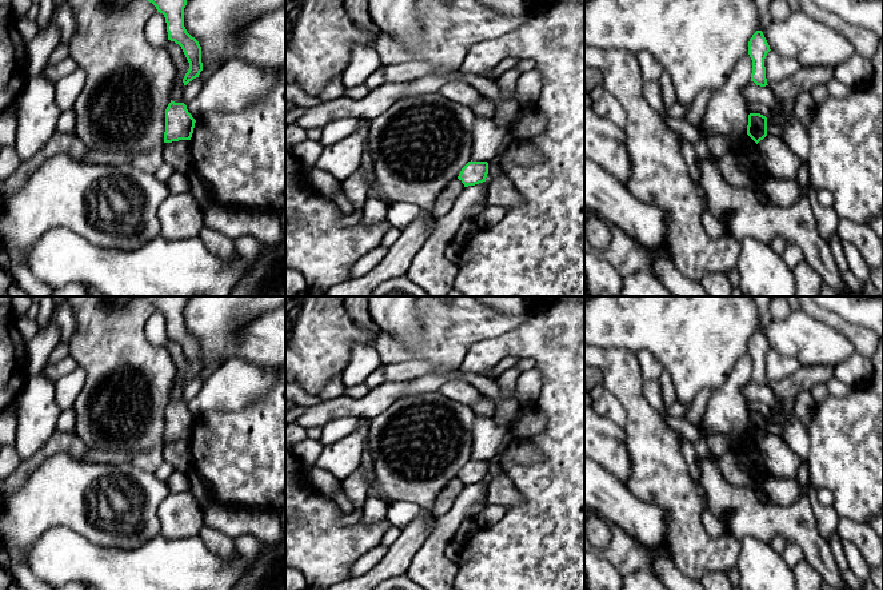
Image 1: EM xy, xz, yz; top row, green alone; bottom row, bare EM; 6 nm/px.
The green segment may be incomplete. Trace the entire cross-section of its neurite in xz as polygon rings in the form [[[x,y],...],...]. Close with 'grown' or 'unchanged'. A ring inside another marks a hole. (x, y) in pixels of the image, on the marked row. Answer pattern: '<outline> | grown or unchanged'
[[[468,162],[460,171],[458,179],[464,184],[464,187],[475,186],[486,182],[488,174],[487,162]]] | unchanged

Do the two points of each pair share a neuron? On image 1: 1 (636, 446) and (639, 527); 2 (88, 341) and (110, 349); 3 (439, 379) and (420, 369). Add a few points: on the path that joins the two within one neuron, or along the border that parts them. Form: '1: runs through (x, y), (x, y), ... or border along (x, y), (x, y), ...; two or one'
1: border along (624, 483), (634, 495), (656, 505), (664, 517); two
2: runs through (94, 346), (104, 346); one
3: border along (434, 371), (408, 382); two

